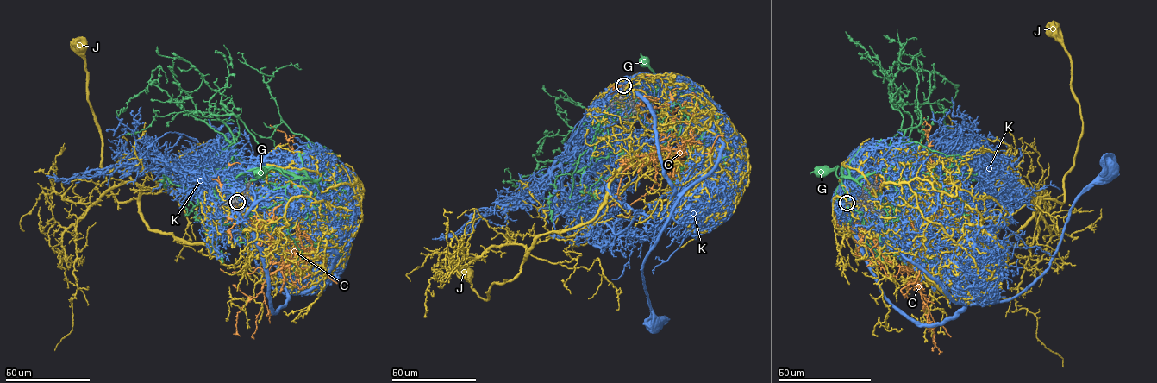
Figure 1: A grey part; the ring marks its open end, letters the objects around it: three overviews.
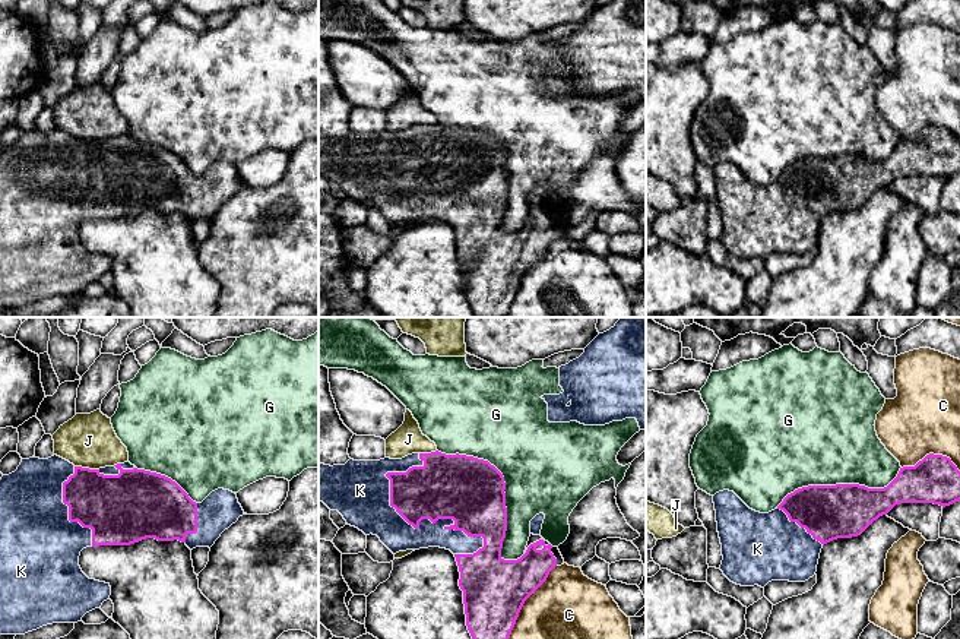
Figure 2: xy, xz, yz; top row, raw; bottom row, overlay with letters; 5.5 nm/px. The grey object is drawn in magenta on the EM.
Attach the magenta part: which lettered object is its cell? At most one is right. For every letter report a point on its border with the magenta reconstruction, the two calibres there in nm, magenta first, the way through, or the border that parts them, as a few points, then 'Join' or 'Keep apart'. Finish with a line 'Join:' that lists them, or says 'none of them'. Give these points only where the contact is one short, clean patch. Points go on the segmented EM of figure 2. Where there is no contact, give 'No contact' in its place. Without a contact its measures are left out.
C: Touches magenta at xz (525, 600). Thickness 360 nm (magenta) against 360 nm. Keep apart
G: Touches magenta at xz (503, 492). Thickness 360 nm (magenta) against 440 nm. Keep apart
J: Touches magenta at xy (86, 468). Thickness 340 nm (magenta) against 300 nm. Keep apart
K: Touches magenta at xz (428, 518). Thickness 360 nm (magenta) against 180 nm. Join
Join: K

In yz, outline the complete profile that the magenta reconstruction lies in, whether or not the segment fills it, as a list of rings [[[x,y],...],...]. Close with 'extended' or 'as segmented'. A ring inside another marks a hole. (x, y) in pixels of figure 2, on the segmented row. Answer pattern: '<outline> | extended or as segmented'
[[[926,455],[915,466],[900,468],[884,488],[859,484],[808,485],[788,494],[769,513],[750,509],[734,491],[713,496],[722,544],[720,570],[741,586],[764,588],[772,581],[805,582],[817,572],[824,544],[861,535],[874,521],[900,503],[934,503],[942,507],[960,502],[960,471],[950,458]]] | extended

